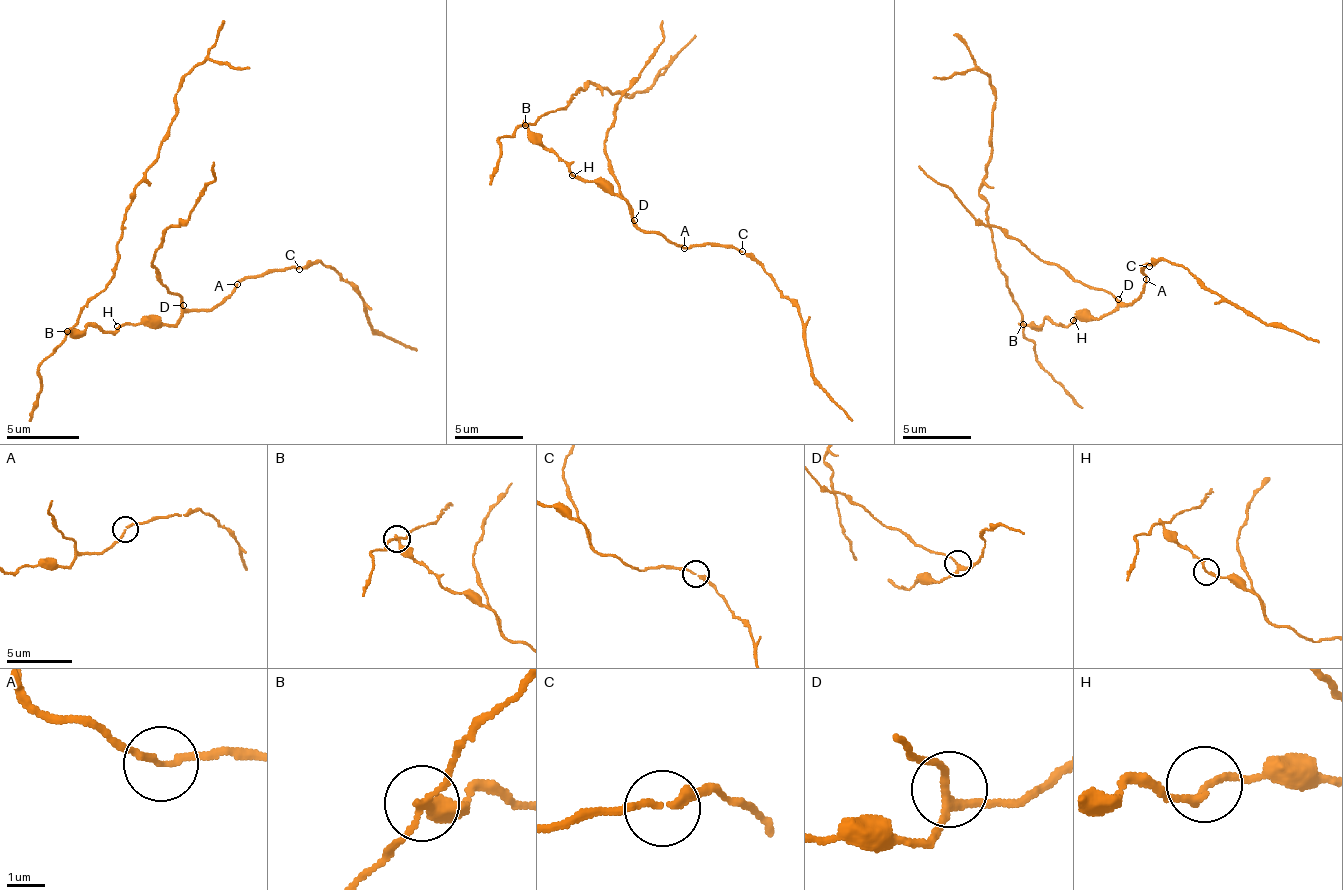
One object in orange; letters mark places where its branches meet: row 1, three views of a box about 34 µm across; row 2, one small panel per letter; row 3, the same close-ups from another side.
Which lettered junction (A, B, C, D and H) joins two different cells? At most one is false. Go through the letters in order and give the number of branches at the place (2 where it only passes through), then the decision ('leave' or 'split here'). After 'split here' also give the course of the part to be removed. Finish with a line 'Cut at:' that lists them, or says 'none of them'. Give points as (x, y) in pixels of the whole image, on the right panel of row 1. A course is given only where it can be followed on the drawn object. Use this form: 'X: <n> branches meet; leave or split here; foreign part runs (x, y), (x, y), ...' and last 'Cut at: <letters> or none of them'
A: 2 branches meet; leave
B: 3 branches meet; split here; foreign part runs (1022, 323), (998, 262), (988, 207), (981, 193), (991, 159), (995, 87), (977, 70), (933, 77)
C: 2 branches meet; leave
D: 3 branches meet; leave
H: 3 branches meet; leave
Cut at: B

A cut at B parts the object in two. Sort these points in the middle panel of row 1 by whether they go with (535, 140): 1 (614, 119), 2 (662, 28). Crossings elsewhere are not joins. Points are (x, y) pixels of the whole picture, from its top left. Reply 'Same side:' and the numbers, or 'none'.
Same side: 1, 2

